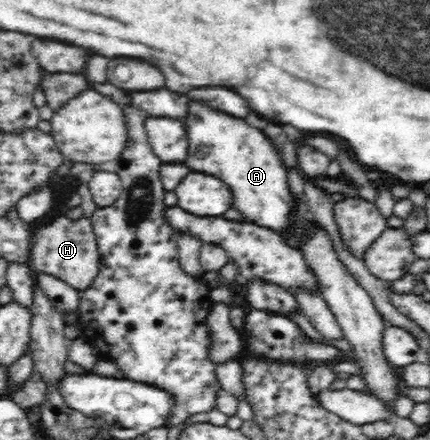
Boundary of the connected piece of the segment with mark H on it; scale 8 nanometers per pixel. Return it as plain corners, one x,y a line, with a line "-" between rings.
66,215
58,216
52,222
41,226
33,235
30,249
31,267
37,272
61,279
78,293
92,285
98,270
98,258
95,232
89,217
82,216
71,221

